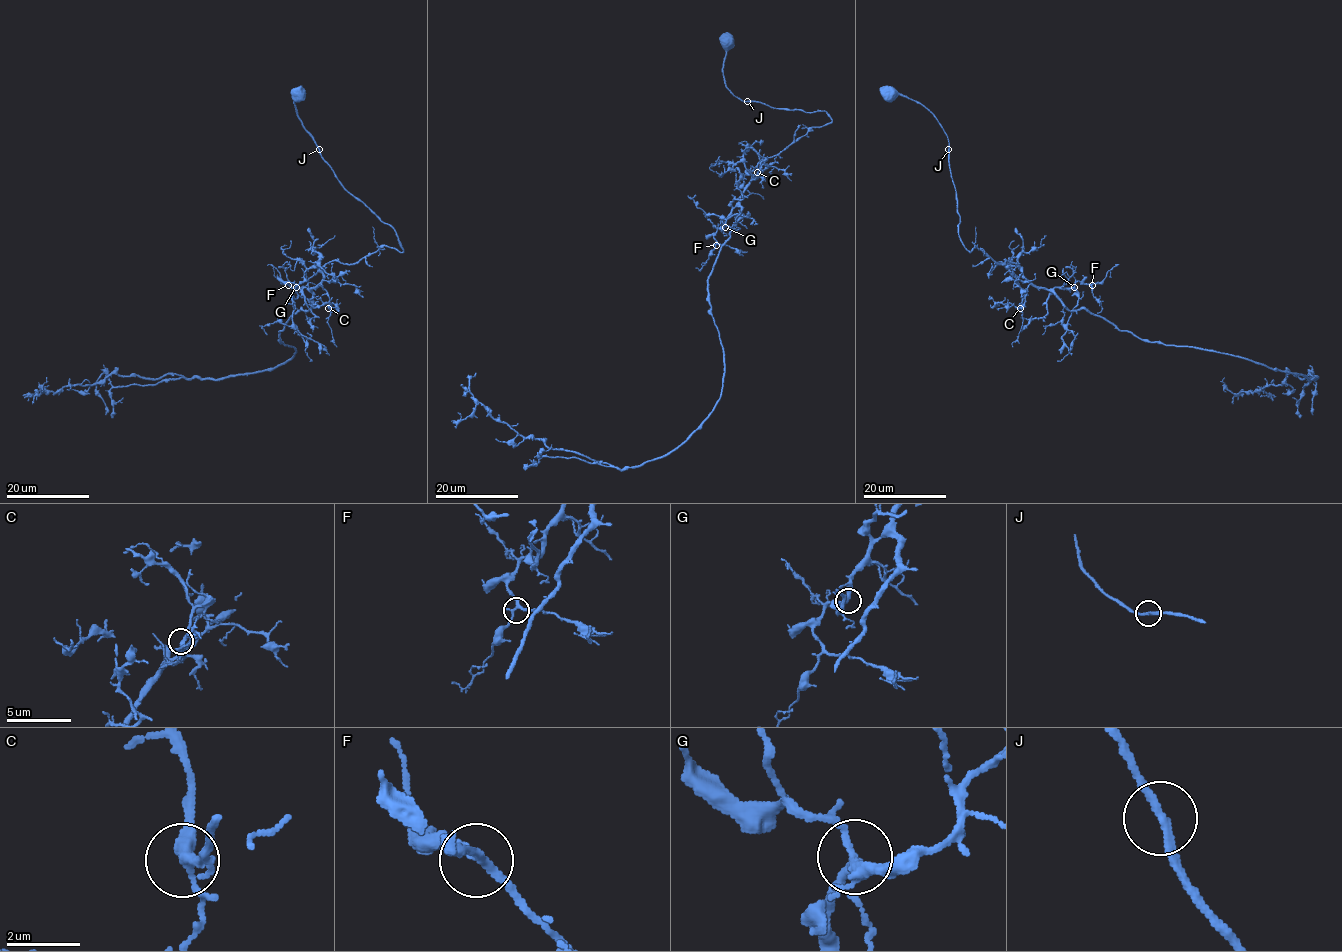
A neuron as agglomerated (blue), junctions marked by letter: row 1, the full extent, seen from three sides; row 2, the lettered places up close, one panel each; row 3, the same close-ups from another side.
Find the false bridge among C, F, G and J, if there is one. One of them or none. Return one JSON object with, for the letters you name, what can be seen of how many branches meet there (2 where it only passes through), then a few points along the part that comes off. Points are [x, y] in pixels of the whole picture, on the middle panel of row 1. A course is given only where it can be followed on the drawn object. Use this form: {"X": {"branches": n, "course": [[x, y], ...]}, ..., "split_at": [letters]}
{"split_at": []}

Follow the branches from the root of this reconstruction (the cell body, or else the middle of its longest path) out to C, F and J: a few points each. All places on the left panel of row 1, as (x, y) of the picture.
C: (295, 95), (322, 159), (403, 250), (382, 246), (355, 263), (328, 262), (328, 308)
F: (295, 95), (322, 159), (395, 231), (403, 251), (382, 246), (355, 263), (332, 260), (312, 289), (288, 285)
J: (295, 95), (297, 116), (319, 149)

